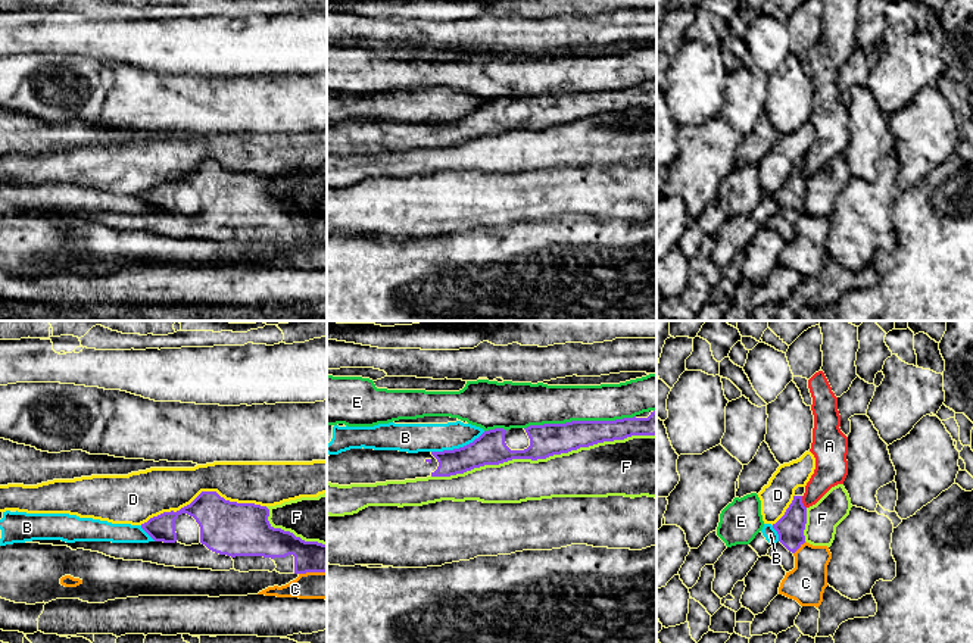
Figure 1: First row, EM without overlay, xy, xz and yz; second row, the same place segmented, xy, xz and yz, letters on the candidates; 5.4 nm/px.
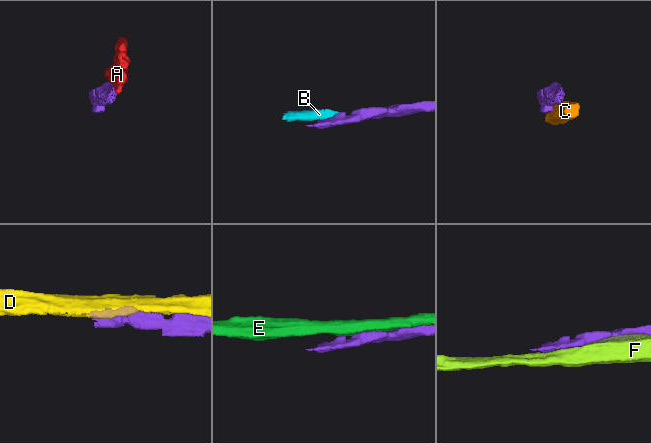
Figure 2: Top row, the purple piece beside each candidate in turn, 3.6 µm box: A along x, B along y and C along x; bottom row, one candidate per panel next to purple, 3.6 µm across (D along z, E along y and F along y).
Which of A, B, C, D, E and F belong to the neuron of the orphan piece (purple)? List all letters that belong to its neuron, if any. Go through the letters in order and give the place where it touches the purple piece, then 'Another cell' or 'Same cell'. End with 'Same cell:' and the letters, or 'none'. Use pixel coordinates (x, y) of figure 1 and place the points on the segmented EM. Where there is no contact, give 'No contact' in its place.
A: Touches purple at yz (801, 502). Another cell
B: Touches purple at xz (460, 448). Another cell
C: Touches purple at yz (800, 546). Another cell
D: Touches purple at xy (202, 492). Another cell
E: Touches purple at xz (579, 421). Another cell
F: Touches purple at xz (543, 458). Another cell
Same cell: none

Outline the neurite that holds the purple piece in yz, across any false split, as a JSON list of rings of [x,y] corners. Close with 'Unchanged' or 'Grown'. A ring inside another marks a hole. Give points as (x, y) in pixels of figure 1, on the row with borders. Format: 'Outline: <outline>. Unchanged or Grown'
Outline: [[[793,496],[792,503],[785,515],[773,524],[779,534],[779,541],[774,543],[767,556],[779,562],[786,572],[795,568],[793,553],[805,543],[807,508],[802,503],[802,496]]]. Grown

